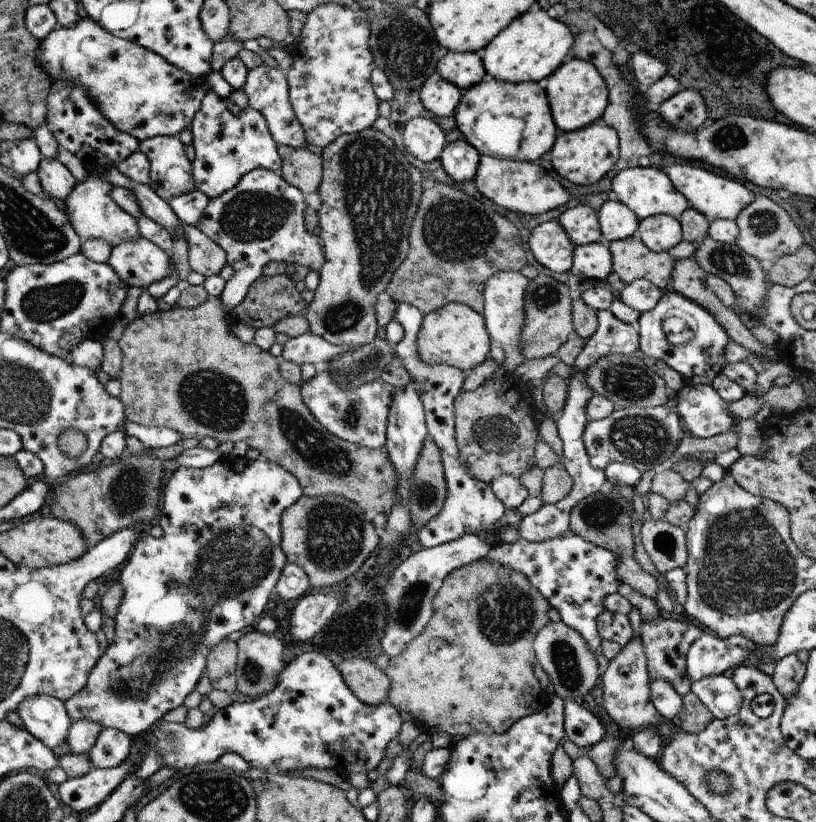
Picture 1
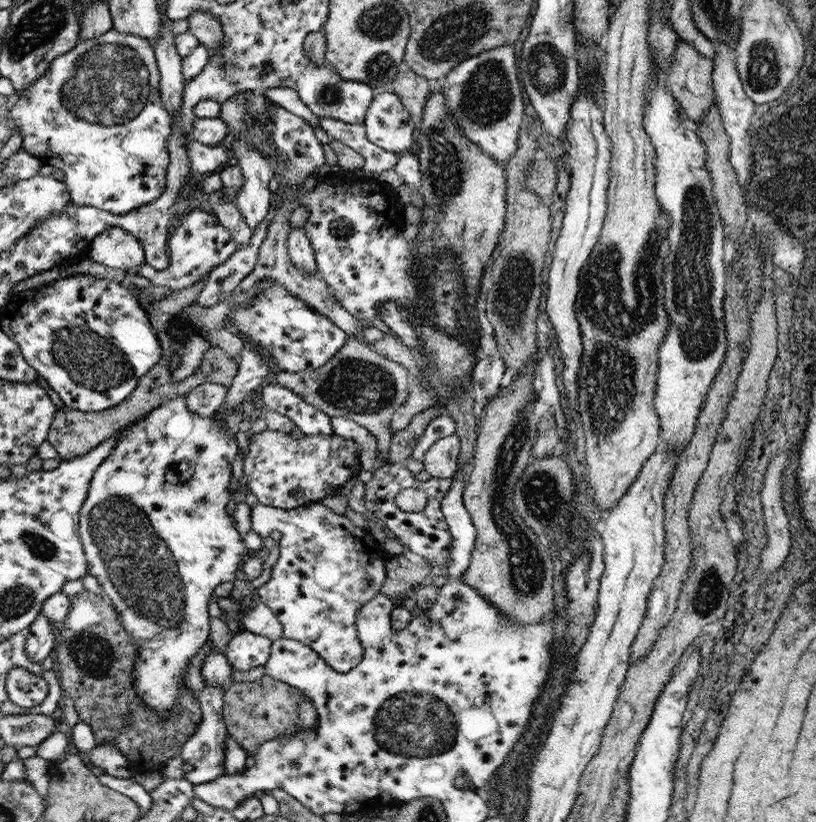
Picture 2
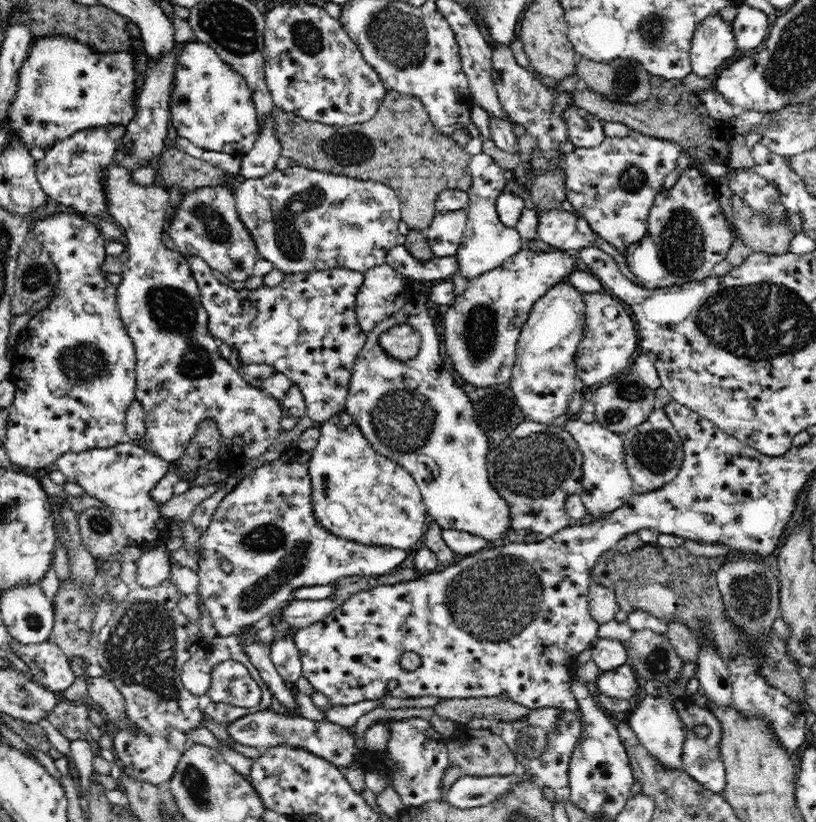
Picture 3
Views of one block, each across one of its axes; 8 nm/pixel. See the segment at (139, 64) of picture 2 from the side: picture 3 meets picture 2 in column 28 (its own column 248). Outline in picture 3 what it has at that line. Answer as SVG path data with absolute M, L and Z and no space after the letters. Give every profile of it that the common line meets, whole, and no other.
M191 40L177 56L170 112L179 136L196 146L226 152L236 158L248 154L258 140L258 115L244 77L218 56L210 45Z

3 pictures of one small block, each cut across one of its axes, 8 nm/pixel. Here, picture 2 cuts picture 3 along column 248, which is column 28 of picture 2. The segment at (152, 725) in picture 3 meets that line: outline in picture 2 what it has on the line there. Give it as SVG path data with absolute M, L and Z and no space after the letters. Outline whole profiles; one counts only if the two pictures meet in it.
M21 666L13 668L6 677L5 687L10 699L14 706L18 706L21 711L31 711L33 708L38 707L45 701L48 694L48 683L37 674L25 670Z

